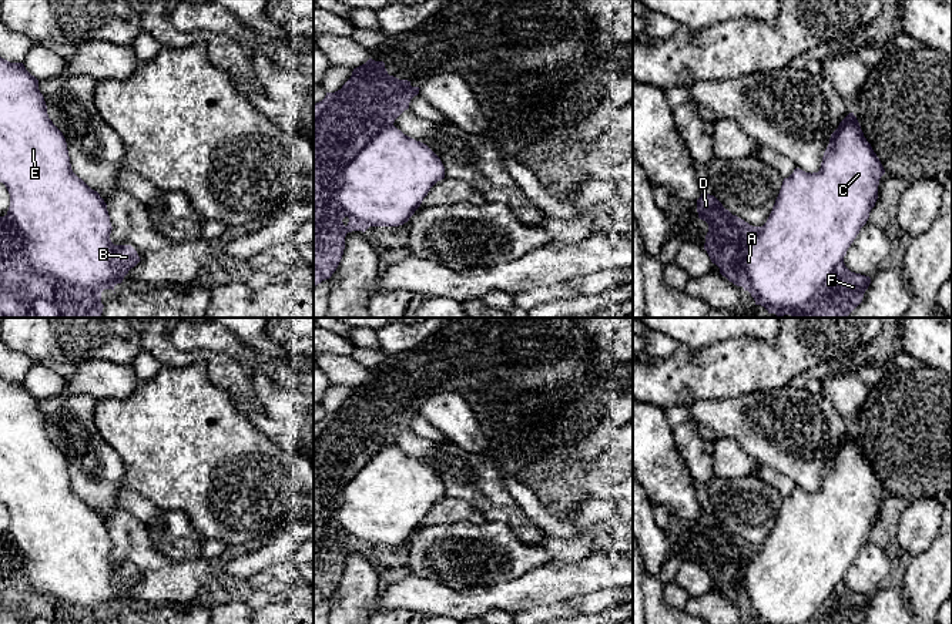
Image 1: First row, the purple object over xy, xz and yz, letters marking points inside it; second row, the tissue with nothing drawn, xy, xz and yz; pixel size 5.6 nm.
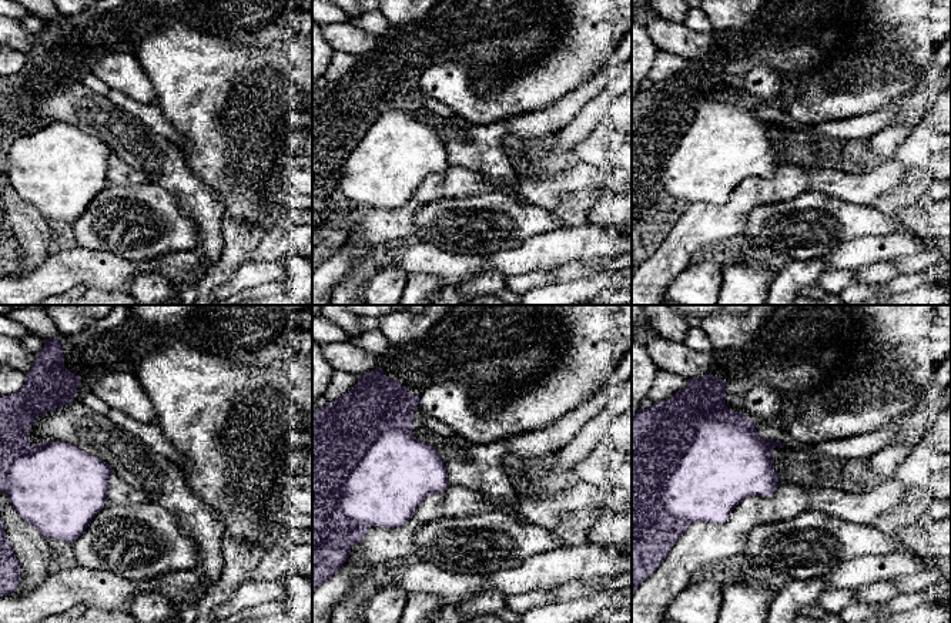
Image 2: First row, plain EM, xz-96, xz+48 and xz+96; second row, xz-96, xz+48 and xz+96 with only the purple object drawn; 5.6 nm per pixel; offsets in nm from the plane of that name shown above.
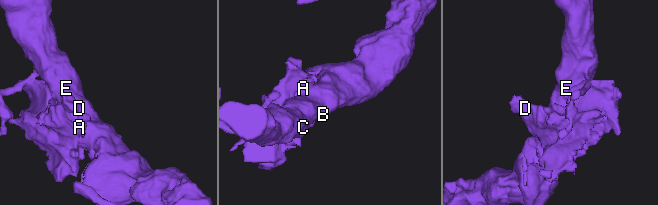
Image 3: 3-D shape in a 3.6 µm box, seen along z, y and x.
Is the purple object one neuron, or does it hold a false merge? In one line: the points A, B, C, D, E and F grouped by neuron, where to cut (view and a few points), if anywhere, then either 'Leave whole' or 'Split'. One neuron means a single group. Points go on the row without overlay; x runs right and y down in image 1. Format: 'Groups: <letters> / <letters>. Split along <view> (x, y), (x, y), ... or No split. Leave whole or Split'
Groups: A B C D E F. No split. Leave whole

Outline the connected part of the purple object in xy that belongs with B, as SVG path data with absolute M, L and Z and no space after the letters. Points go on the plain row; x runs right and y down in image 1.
M0 376L0 501L3 501L10 513L10 526L4 536L0 536L0 624L103 624L101 623L101 611L104 608L113 608L117 603L121 603L124 596L128 593L131 587L134 587L141 578L137 570L131 564L114 564L110 558L111 553L111 541L107 530L107 523L100 516L100 513L91 509L81 497L78 497L70 483L67 462L63 452L53 443L47 433L47 425L43 413L38 409L38 399L31 395L23 382L10 382Z

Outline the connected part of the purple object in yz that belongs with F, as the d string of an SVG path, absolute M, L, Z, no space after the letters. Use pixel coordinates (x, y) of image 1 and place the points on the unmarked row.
M849 432L831 453L818 492L795 487L784 497L762 546L733 534L710 513L697 519L698 537L708 543L704 568L720 593L748 610L755 624L859 624L871 597L851 591L844 576L866 543L885 489Z

